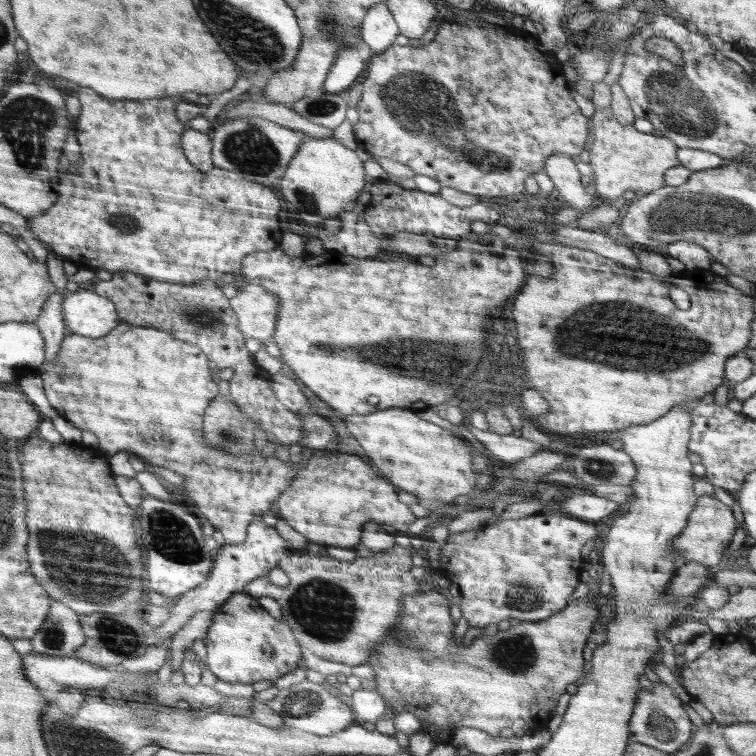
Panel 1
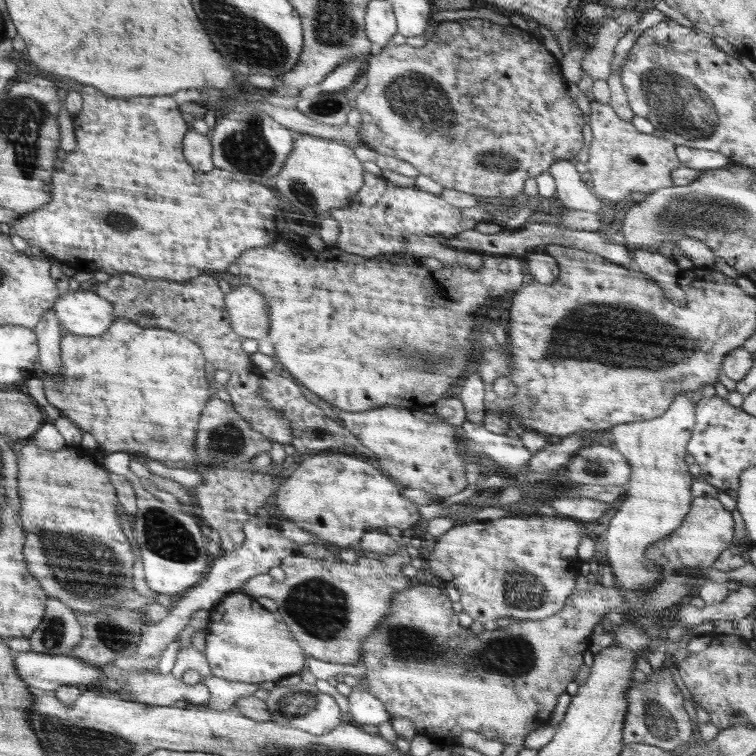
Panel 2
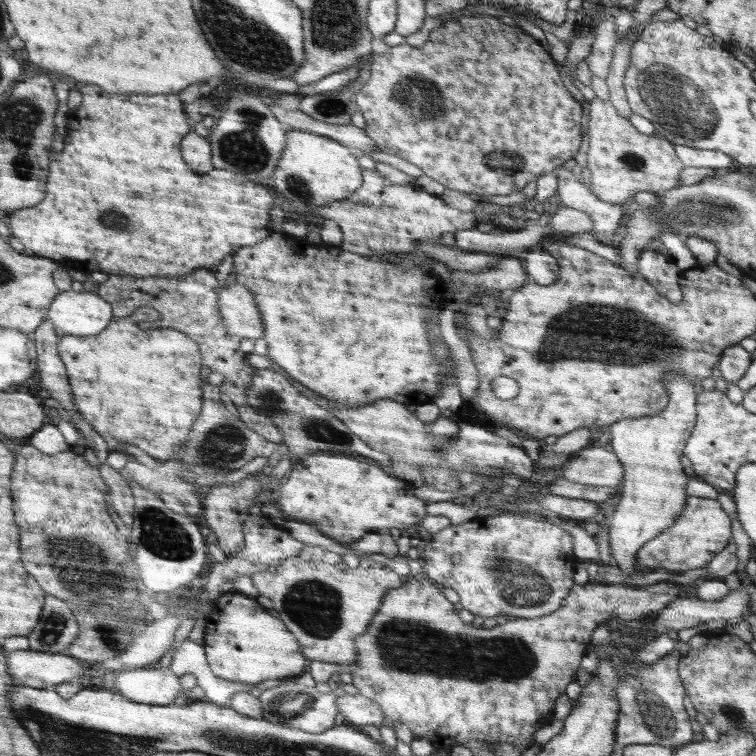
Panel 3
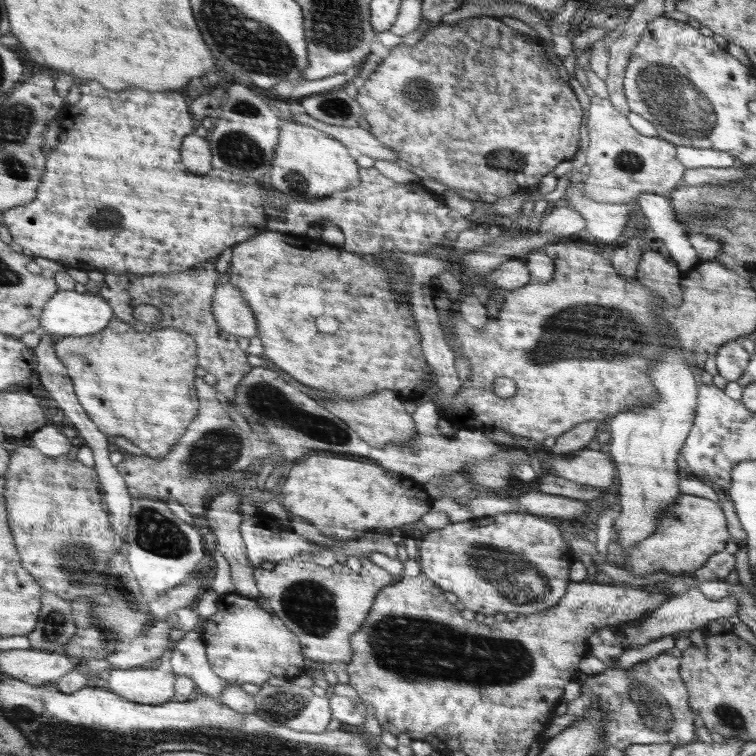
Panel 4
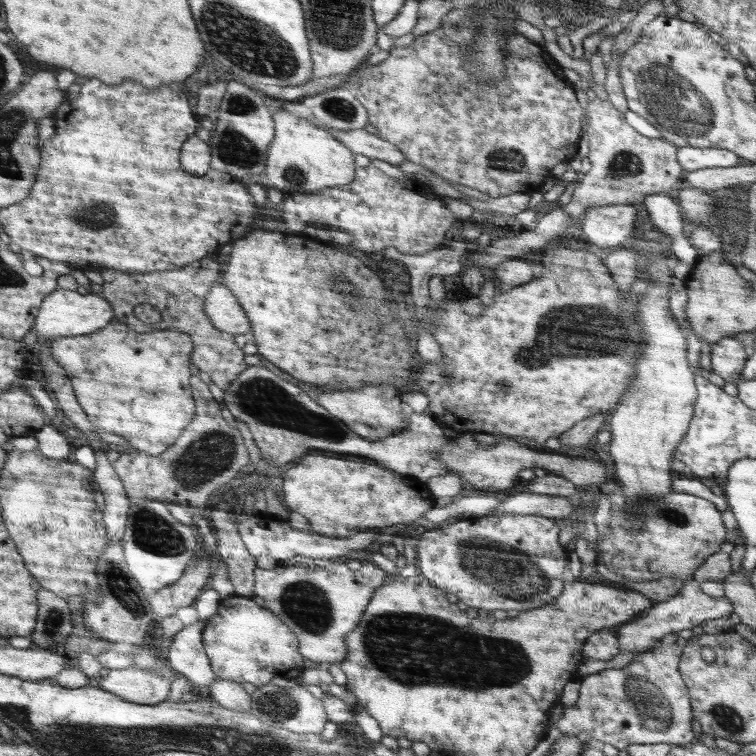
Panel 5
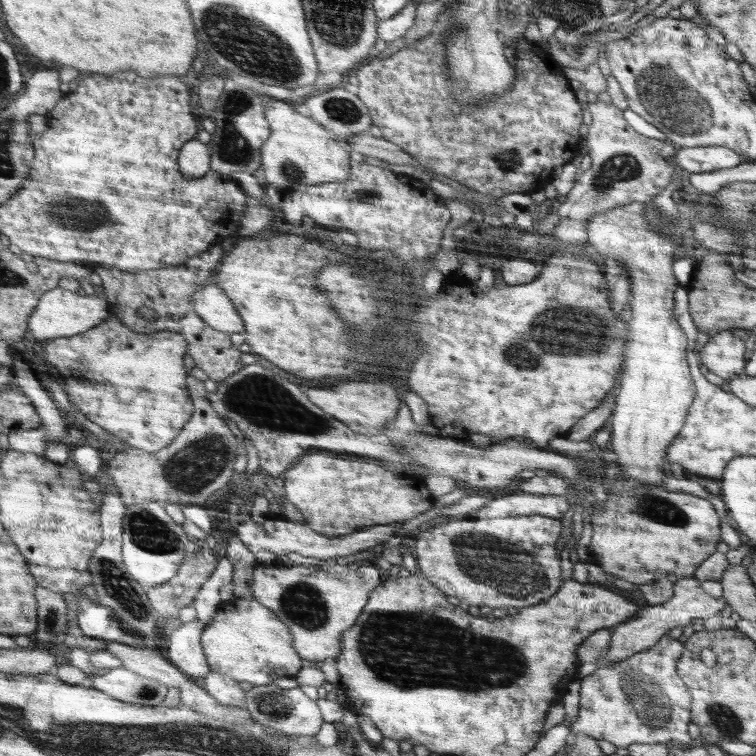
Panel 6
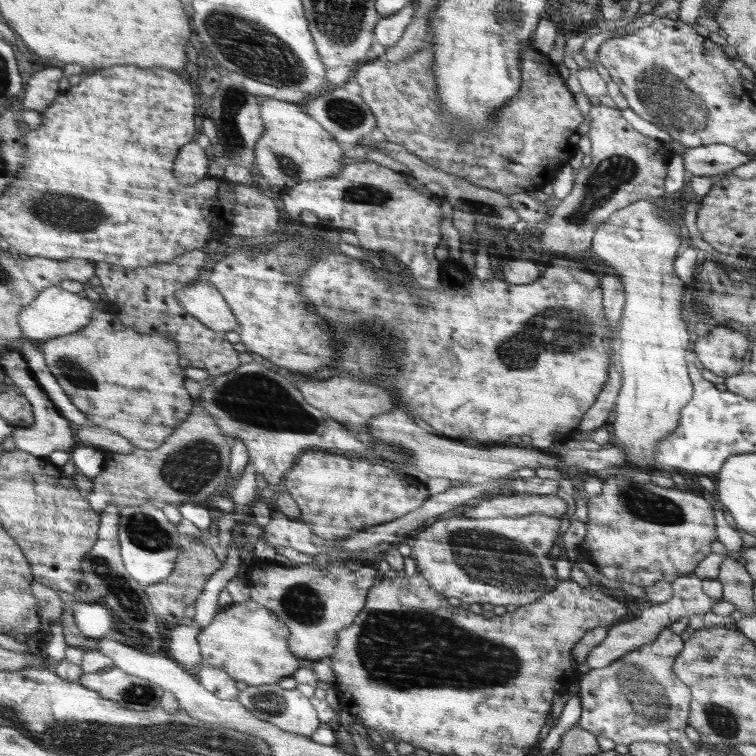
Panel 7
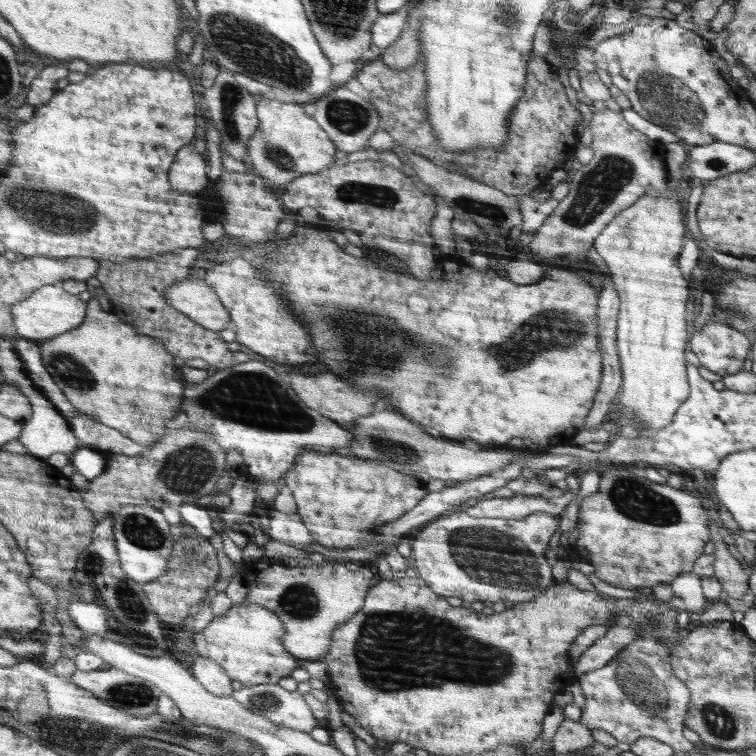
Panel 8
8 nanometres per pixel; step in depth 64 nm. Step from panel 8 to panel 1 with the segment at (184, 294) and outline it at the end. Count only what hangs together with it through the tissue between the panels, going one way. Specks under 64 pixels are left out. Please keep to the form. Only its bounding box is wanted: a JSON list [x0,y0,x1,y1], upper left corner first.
[231,284,280,343]

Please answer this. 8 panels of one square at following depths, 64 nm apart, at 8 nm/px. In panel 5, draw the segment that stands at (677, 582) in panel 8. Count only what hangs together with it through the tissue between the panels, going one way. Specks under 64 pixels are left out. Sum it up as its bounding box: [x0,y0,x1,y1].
[618,578,734,654]

